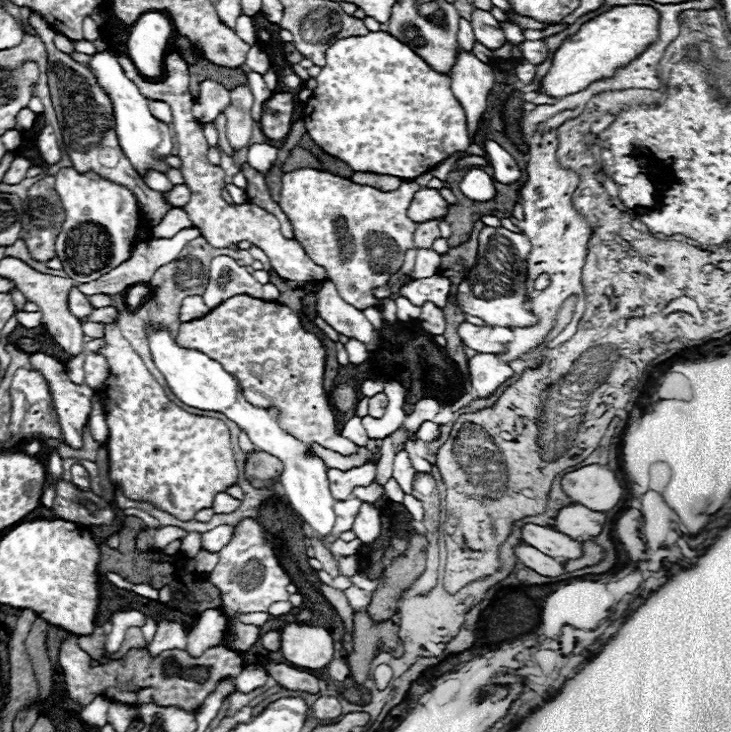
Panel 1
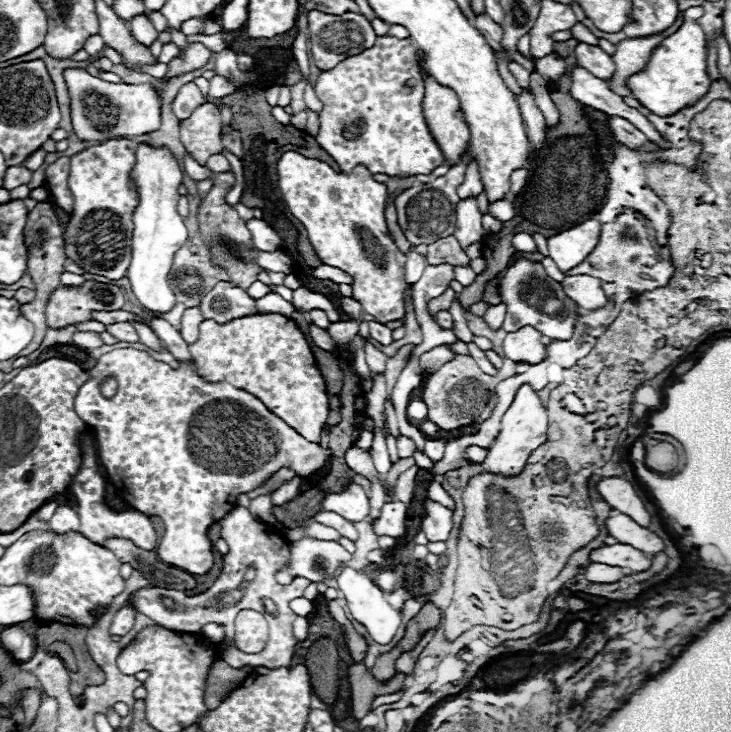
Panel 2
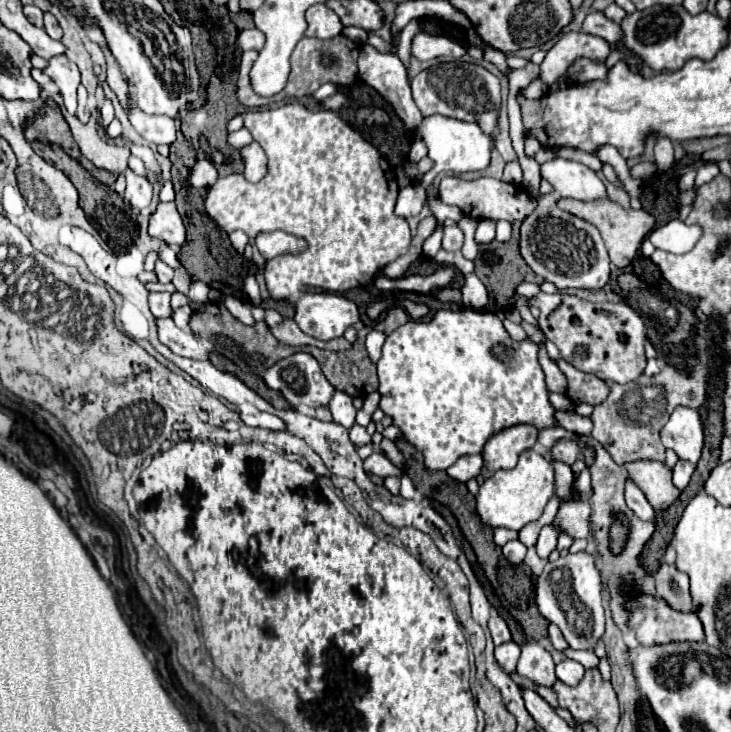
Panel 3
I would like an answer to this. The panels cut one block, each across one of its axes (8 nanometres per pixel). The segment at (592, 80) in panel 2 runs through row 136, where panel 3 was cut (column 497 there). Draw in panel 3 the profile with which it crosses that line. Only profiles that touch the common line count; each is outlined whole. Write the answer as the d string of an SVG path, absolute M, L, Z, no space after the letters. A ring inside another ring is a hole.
M516 642L512 644L502 644L496 648L496 662L502 666L506 674L516 672L516 662L520 658L520 646Z

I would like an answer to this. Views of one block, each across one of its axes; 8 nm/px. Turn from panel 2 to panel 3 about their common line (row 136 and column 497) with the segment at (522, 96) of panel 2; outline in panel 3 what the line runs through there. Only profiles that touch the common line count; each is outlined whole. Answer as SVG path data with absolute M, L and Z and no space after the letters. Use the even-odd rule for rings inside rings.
M496 528L496 530L494 530L494 542L496 542L498 546L504 546L506 542L516 540L516 538L518 538L518 532L516 532L516 530L508 530L508 528Z

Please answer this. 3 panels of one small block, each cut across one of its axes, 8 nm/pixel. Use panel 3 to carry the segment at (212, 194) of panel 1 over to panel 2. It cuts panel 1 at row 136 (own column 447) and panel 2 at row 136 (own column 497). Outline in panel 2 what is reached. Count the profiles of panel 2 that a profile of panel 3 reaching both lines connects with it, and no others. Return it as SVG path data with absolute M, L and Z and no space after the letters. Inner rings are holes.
M208 102L198 106L190 118L186 120L196 120L196 122L180 122L180 140L186 148L186 152L198 162L198 164L206 164L206 160L212 154L218 154L222 150L222 140L220 140L220 110L216 104Z

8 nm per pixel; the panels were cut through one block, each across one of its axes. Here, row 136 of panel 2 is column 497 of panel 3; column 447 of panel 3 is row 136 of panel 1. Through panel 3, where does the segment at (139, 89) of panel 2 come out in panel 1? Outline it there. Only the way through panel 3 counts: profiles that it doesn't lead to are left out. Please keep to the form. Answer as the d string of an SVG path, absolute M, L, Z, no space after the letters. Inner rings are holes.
M32 12L28 22L34 28L34 32L42 38L42 42L46 44L46 50L48 50L50 96L52 96L52 104L54 104L54 110L56 110L56 116L58 116L58 122L60 122L64 150L68 152L68 156L72 160L72 168L76 172L80 172L80 174L94 172L98 176L104 176L106 180L112 180L114 184L120 184L120 186L126 186L128 190L132 190L134 196L140 202L142 212L146 214L150 224L156 226L170 208L168 208L168 204L164 204L164 198L160 196L160 192L150 190L142 182L138 172L132 168L130 160L120 150L116 130L114 130L112 104L110 104L106 92L98 86L98 82L96 82L94 74L90 72L90 68L86 68L84 64L72 60L68 54L56 50L56 46L54 46L56 30L40 14Z

